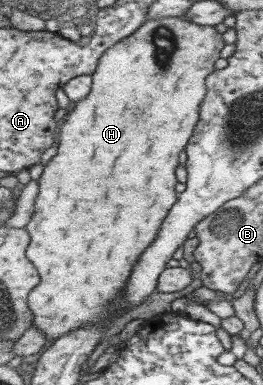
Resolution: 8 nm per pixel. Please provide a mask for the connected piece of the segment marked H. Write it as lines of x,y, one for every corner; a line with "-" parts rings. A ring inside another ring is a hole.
182,16
148,19
131,35
119,40
103,52
103,56
99,59
97,68
92,74
90,93
70,107
70,111
65,117
65,123
59,129
57,154
44,166
38,180
38,195
33,215
24,227
30,235
26,255
40,277
39,285
33,287
29,293
28,304
33,312
33,324
41,329
52,343
69,331
80,329
81,326
87,324
107,325
113,318
117,319
121,316
123,309
119,307
119,304
121,304
123,288
131,276
131,270
133,270
135,262
139,260
141,252
157,238
161,222
177,202
178,194
175,192
175,184
178,181
175,169
180,165
181,151
186,148
187,142
194,135
195,127
199,123
201,101
206,99
207,94
206,80
216,71
215,62
221,58
221,49
226,45
221,35
215,26
199,25

